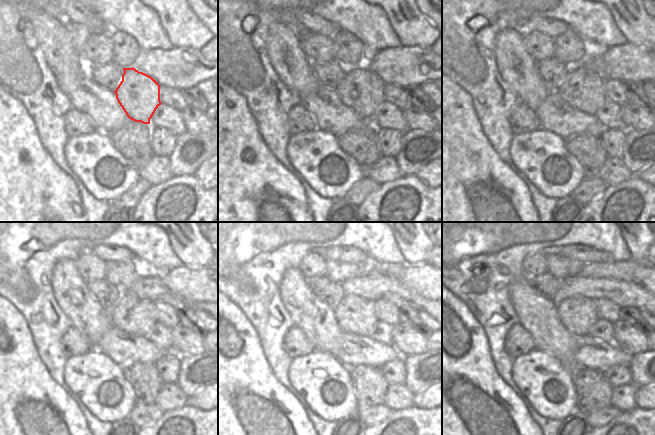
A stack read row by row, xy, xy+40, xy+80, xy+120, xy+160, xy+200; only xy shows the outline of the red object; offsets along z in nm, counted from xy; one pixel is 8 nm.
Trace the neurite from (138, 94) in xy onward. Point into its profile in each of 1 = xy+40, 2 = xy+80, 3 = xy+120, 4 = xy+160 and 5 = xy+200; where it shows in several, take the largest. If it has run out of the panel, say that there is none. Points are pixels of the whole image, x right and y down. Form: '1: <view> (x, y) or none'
1: xy+40 (361, 90)
2: xy+80 (582, 89)
3: xy+120 (134, 315)
4: xy+160 (356, 315)
5: xy+200 (578, 315)

